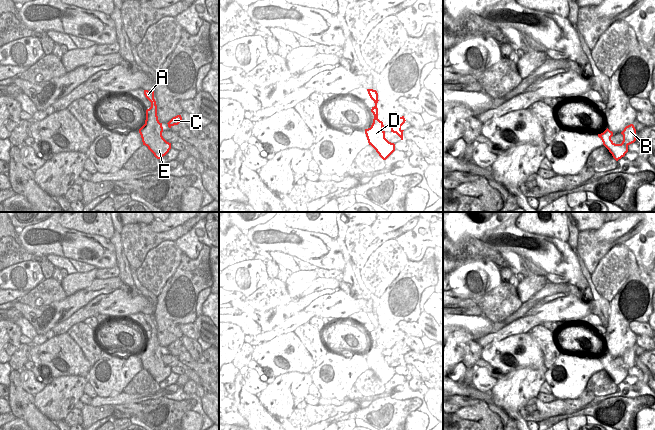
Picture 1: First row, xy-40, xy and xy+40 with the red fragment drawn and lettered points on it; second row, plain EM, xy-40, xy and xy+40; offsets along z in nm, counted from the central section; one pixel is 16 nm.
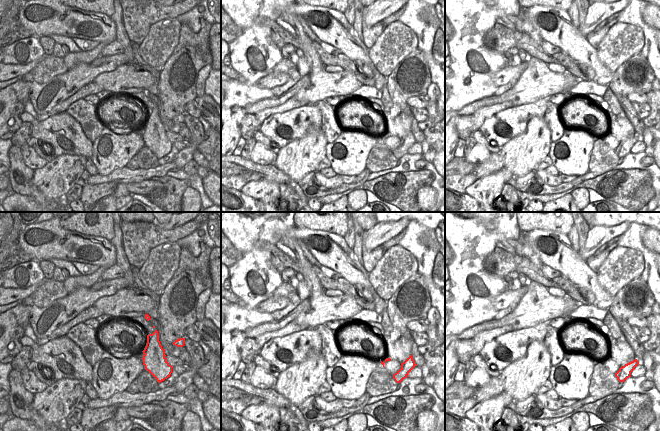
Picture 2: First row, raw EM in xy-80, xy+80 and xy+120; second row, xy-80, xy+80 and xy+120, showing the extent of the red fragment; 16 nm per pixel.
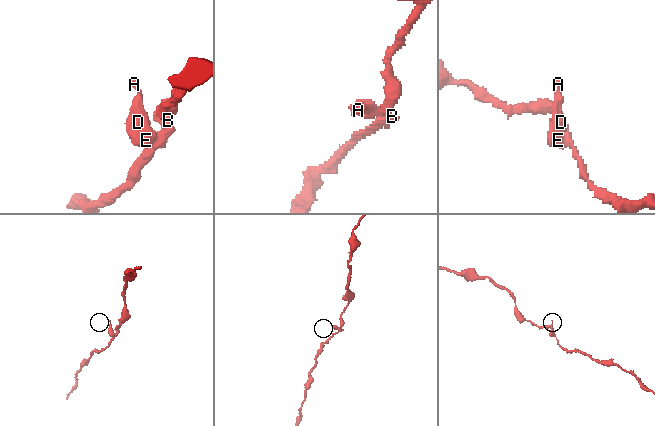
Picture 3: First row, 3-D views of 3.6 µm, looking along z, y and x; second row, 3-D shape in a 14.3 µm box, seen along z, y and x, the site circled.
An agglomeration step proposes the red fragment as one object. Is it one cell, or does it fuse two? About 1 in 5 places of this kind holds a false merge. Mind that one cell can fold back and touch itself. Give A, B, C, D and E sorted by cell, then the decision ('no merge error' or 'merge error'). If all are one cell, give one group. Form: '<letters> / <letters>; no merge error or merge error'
A D E / B C; merge error

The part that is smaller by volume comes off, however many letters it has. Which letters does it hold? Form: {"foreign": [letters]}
{"foreign": ["A", "D", "E"]}

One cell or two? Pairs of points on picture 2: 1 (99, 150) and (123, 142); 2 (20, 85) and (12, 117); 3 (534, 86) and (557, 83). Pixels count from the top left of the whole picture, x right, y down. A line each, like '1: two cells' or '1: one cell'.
1: one cell
2: one cell
3: one cell

